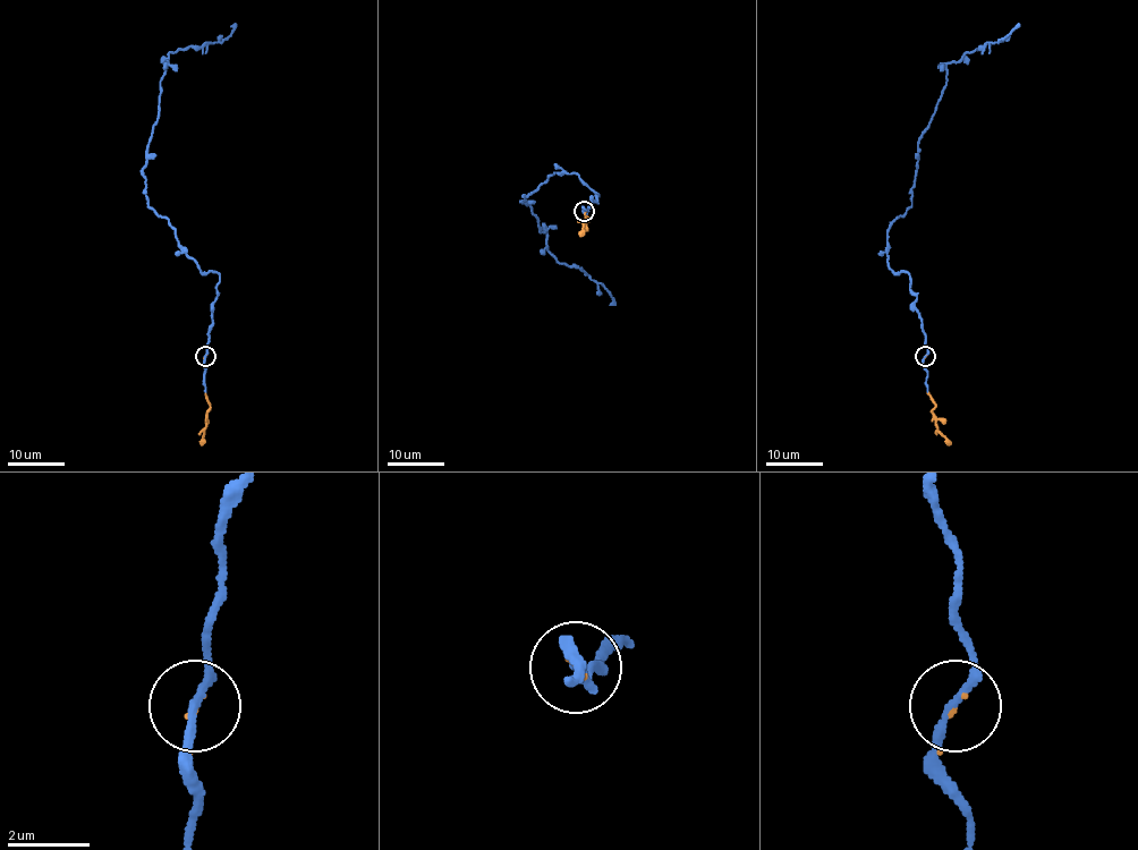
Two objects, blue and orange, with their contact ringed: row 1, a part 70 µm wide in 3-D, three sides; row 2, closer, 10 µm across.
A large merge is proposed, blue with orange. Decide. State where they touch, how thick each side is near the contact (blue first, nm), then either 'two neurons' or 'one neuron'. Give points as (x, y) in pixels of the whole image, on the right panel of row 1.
(925, 356) | 190/80 nm | one neuron

